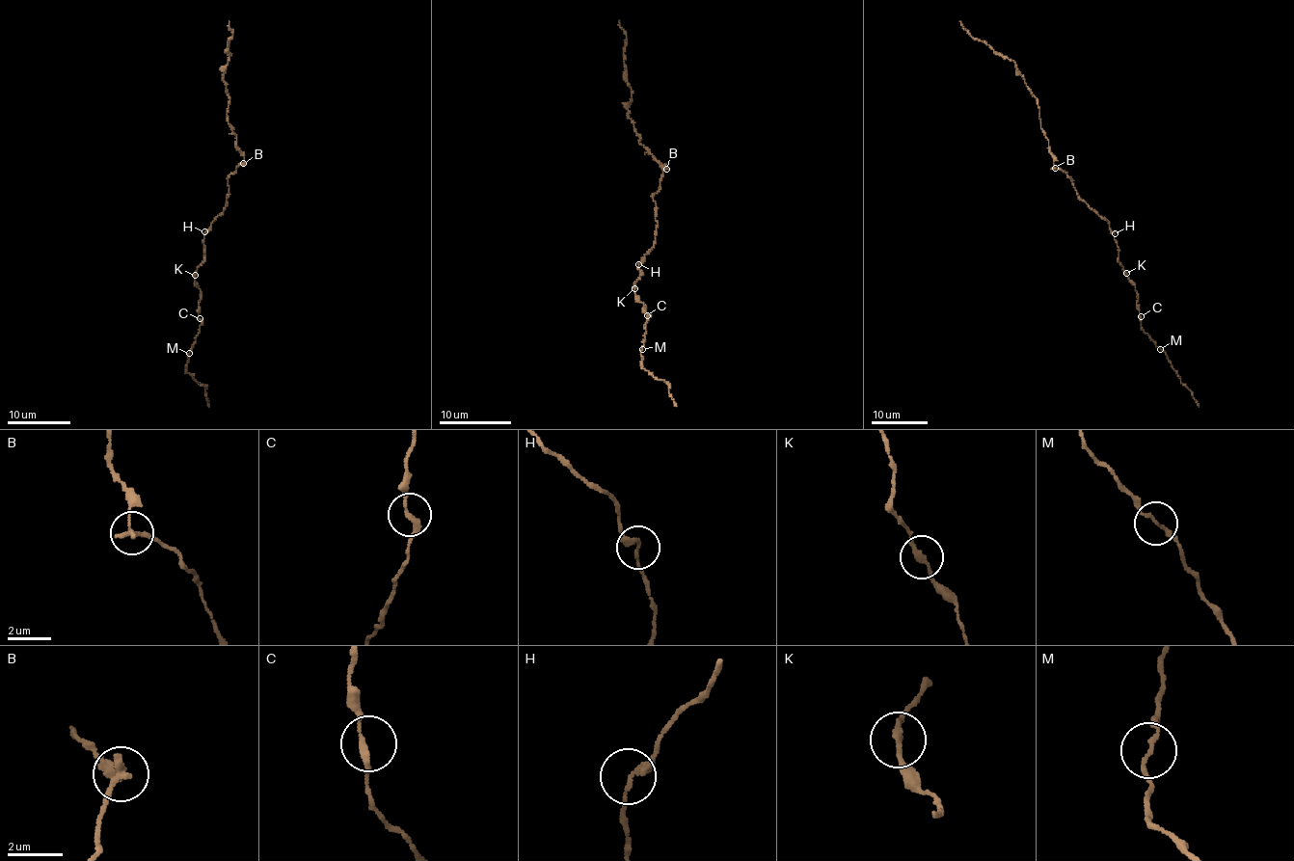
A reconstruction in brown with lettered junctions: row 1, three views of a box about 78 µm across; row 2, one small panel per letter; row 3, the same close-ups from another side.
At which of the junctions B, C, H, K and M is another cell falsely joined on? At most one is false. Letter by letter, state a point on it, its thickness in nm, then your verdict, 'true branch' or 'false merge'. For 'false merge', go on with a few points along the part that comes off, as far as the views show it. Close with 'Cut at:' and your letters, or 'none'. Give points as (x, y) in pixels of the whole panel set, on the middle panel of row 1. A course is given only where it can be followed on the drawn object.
B: at (666, 169); 220 nm thick; true branch
C: at (647, 315); 220 nm thick; true branch
H: at (638, 264); 160 nm thick; true branch
K: at (634, 288); 220 nm thick; true branch
M: at (642, 349); 140 nm thick; true branch
Cut at: none

